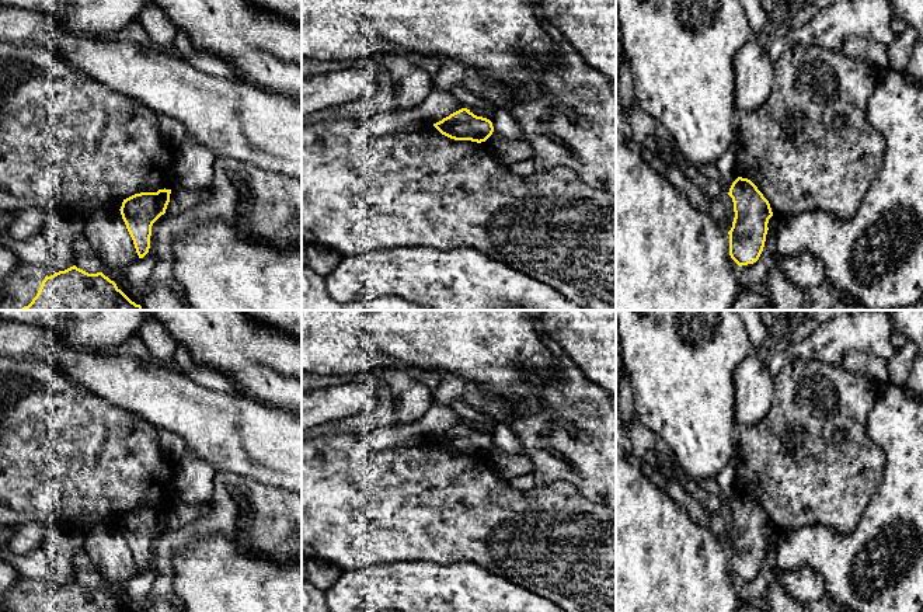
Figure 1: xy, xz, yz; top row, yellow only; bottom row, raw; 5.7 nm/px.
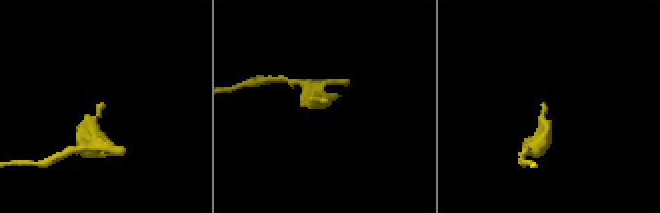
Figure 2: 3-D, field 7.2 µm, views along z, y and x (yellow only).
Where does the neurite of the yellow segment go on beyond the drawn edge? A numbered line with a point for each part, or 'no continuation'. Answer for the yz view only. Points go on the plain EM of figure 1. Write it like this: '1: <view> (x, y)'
no continuation

